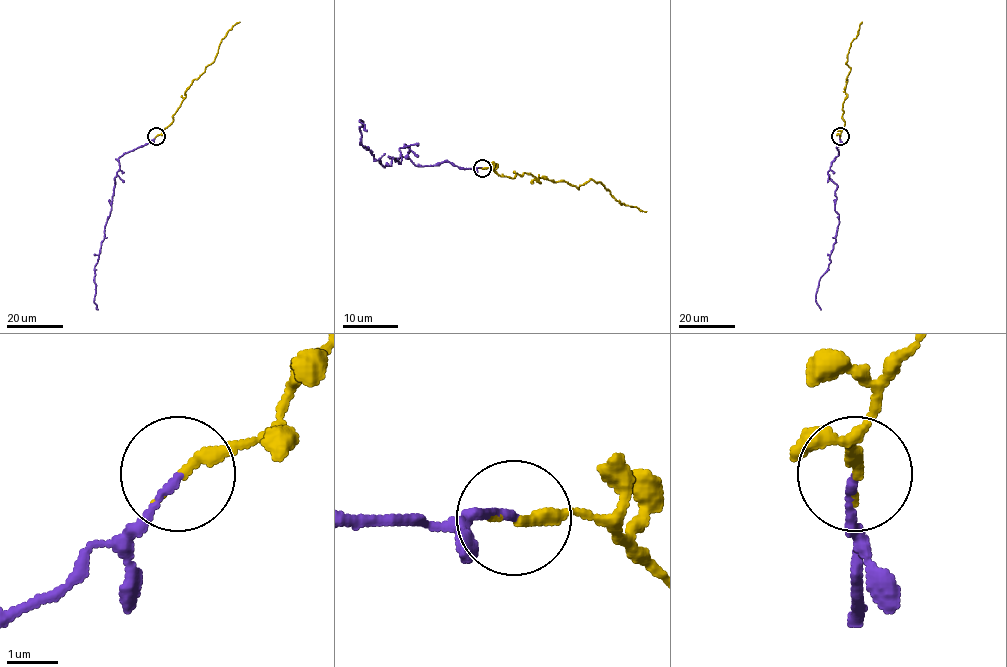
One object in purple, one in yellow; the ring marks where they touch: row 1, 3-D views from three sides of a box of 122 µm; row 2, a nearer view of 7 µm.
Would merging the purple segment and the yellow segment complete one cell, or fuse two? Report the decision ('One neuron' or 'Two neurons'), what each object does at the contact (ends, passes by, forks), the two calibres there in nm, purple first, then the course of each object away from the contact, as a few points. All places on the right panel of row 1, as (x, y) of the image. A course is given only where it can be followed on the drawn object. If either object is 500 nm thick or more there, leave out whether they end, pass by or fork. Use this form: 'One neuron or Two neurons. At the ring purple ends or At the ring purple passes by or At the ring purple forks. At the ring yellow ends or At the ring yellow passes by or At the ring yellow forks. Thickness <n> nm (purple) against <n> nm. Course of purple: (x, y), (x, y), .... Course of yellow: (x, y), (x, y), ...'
One neuron. At the ring purple ends. At the ring yellow ends. Thickness 130 nm (purple) against 240 nm. Course of purple: (840, 136), (839, 154), (828, 172), (837, 185), (839, 224), (816, 294), (821, 310). Course of yellow: (840, 136), (844, 128), (842, 104), (847, 97), (845, 90), (850, 71), (846, 62), (850, 44), (861, 22)

